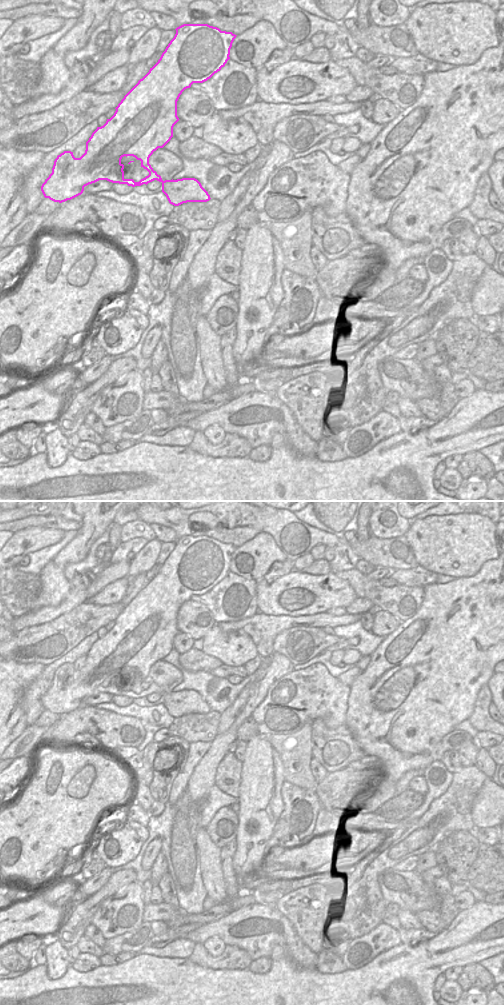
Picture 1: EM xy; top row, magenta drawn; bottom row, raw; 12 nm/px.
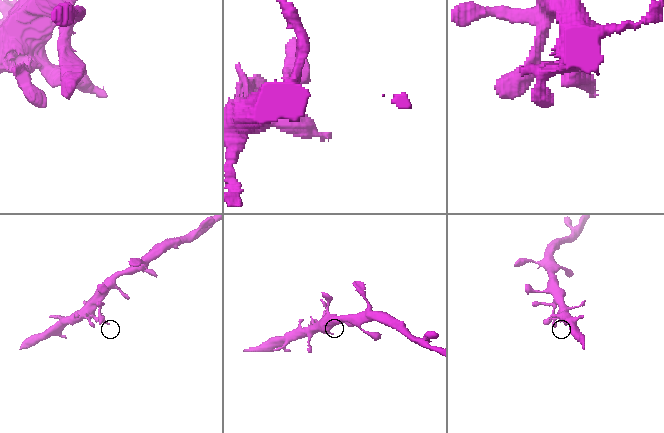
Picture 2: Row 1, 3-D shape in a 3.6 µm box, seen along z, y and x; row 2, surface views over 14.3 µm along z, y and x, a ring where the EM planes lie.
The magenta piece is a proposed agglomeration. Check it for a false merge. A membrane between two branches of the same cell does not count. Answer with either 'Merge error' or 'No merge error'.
No merge error.

